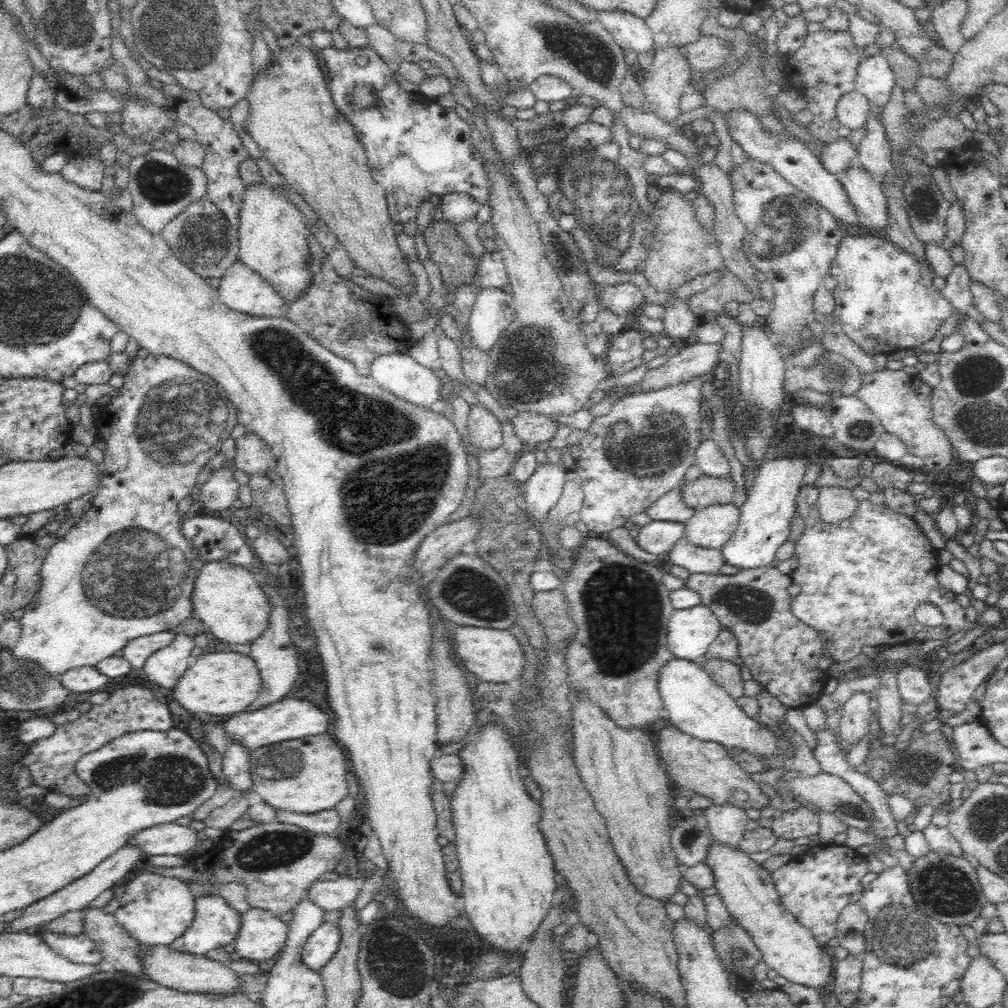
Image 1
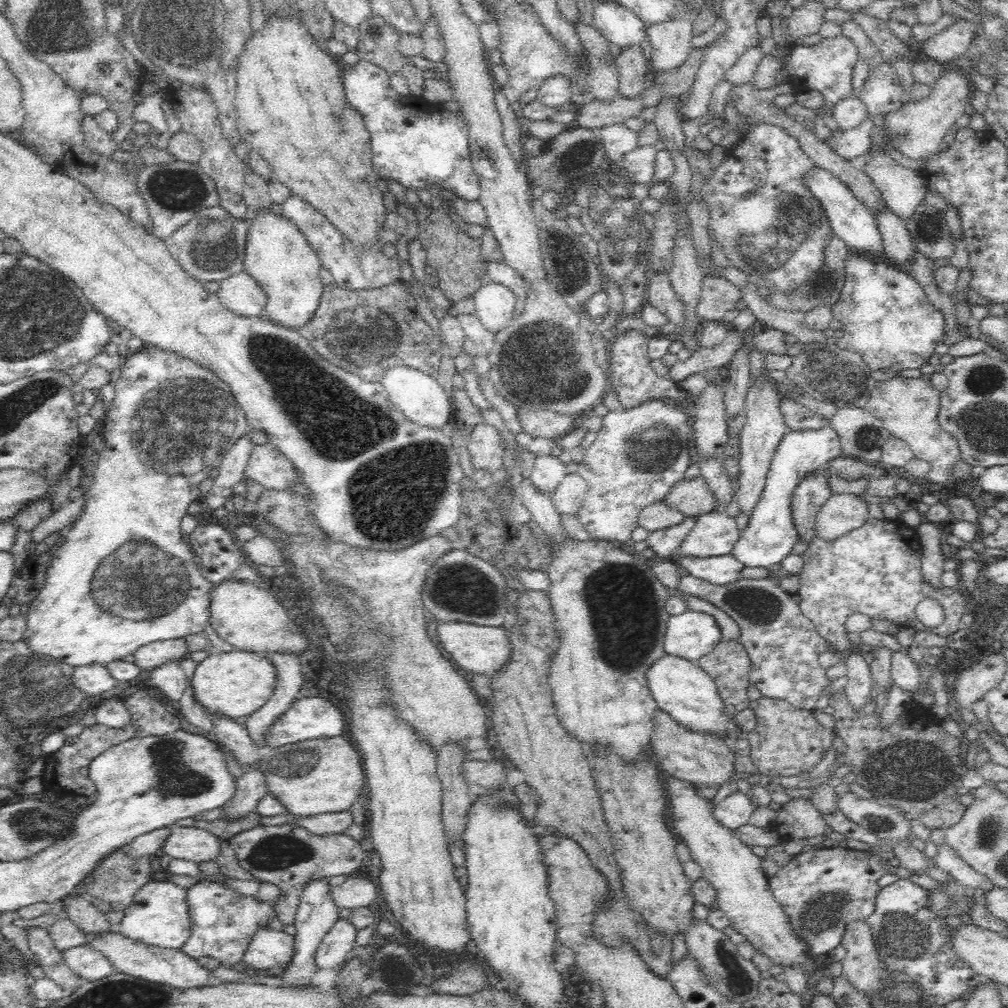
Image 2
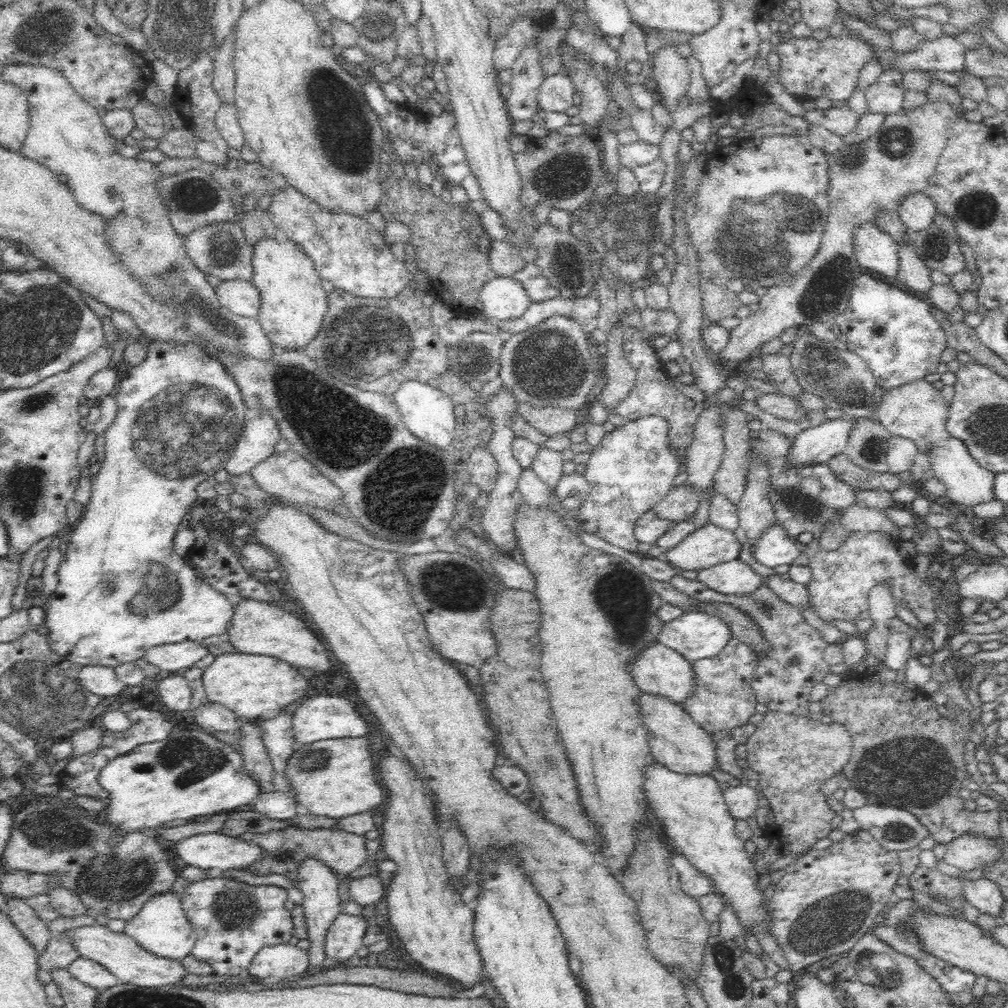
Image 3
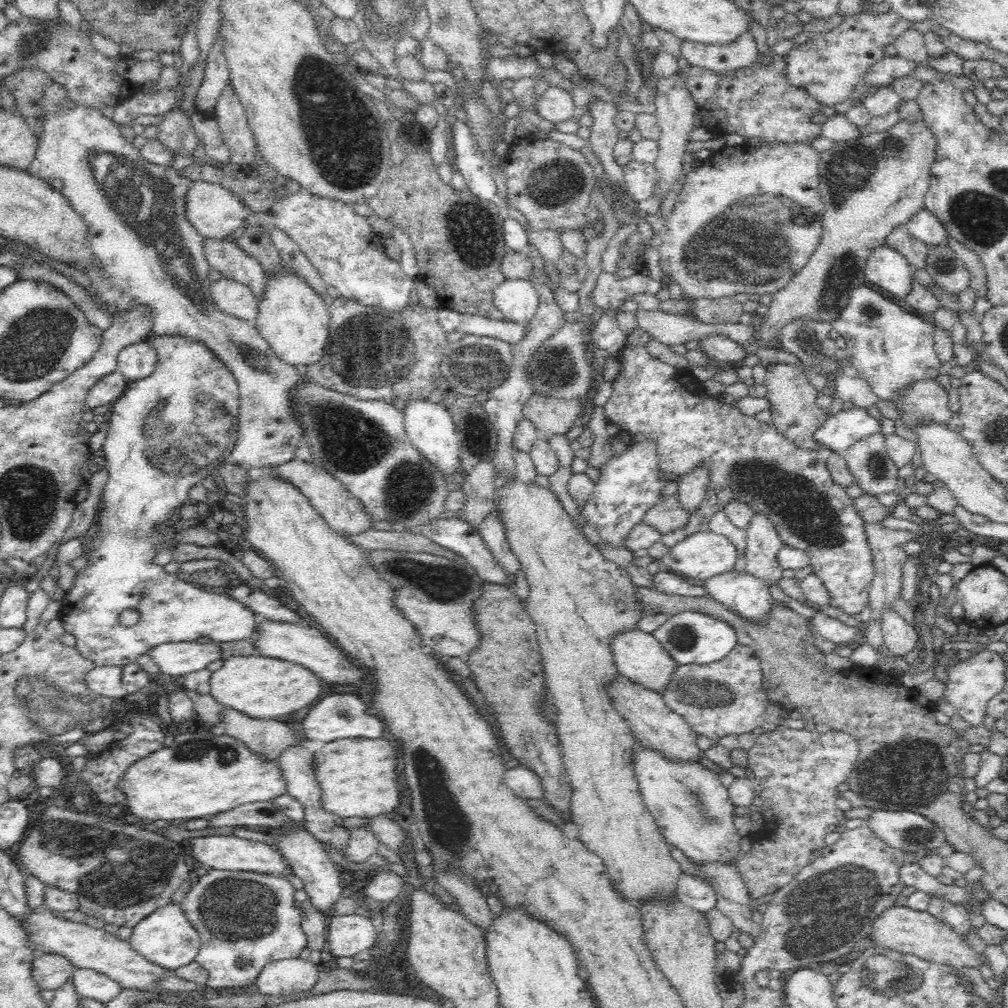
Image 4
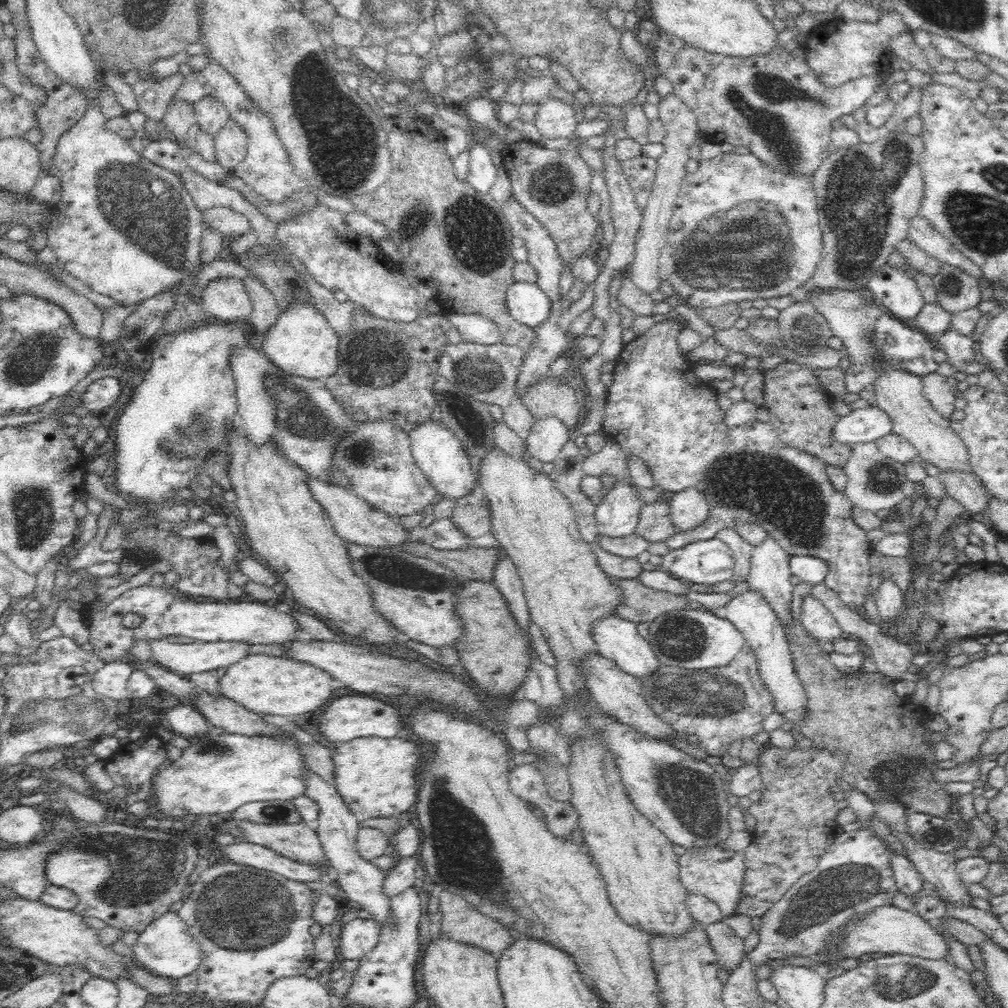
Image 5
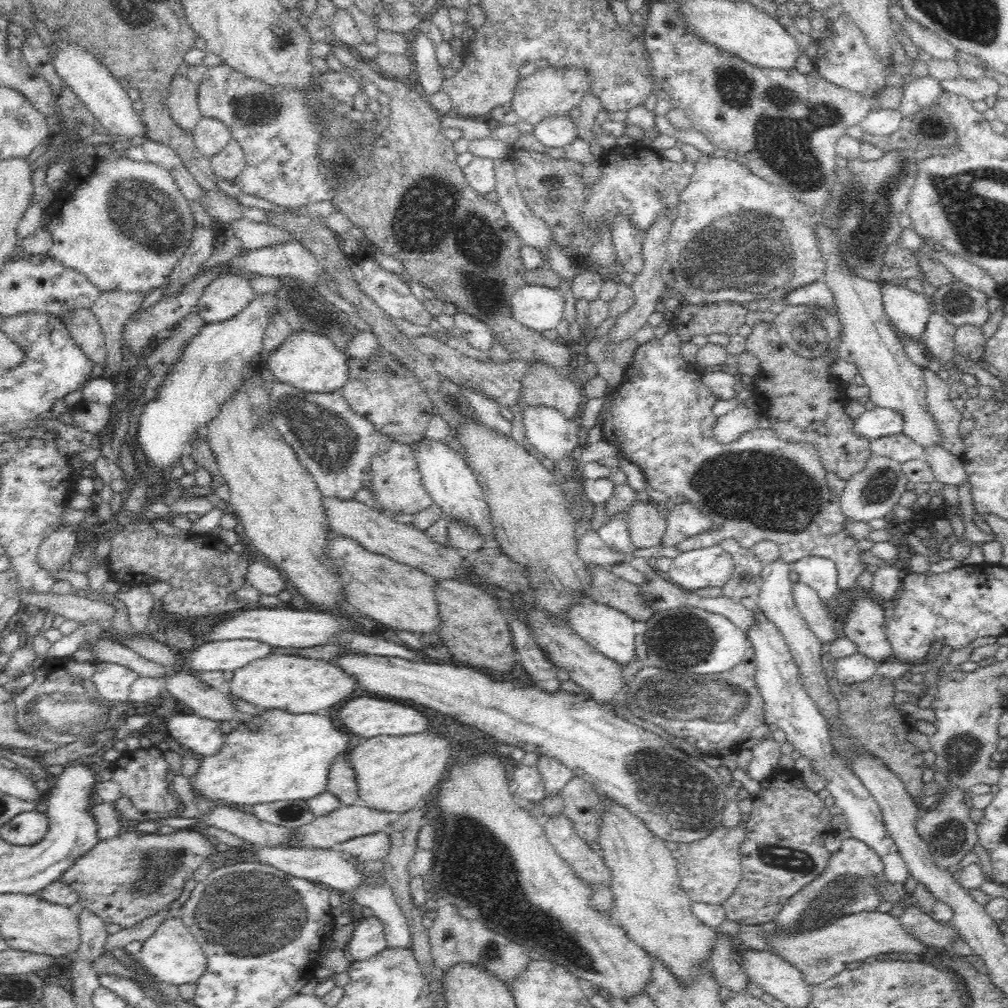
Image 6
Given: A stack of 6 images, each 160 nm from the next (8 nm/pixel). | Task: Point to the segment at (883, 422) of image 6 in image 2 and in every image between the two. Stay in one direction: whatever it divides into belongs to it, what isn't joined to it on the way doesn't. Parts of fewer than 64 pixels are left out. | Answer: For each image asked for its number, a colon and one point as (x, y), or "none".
2: (770, 535)
3: (818, 444)
4: (844, 428)
5: (863, 425)

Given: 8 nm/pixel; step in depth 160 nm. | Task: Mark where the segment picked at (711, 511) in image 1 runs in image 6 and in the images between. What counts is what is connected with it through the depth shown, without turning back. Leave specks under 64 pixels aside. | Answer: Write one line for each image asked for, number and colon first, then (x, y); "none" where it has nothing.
2: (714, 535)
3: (709, 546)
4: (703, 555)
5: (708, 562)
6: (711, 567)

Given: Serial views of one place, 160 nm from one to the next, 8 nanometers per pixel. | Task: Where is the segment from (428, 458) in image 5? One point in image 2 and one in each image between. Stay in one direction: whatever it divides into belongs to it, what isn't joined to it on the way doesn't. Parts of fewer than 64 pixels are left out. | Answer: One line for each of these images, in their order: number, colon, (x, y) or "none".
2: (418, 396)
3: (429, 415)
4: (431, 431)

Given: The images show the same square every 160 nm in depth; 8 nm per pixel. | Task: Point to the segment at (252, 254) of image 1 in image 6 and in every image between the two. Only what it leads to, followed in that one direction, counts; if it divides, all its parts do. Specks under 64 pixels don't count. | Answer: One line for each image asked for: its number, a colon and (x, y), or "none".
2: (278, 257)
3: (293, 304)
4: (292, 318)
5: (302, 343)
6: (309, 362)

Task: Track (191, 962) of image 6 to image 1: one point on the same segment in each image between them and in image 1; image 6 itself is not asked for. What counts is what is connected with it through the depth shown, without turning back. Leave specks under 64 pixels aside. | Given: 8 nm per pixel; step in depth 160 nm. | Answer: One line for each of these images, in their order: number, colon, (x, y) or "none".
1: (155, 910)
2: (158, 916)
3: (161, 927)
4: (166, 938)
5: (166, 948)

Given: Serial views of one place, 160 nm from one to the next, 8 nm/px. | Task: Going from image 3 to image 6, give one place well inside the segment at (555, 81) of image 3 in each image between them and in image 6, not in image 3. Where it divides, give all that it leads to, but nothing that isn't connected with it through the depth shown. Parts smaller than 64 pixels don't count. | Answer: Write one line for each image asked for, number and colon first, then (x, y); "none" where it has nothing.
4: (555, 106)
5: (555, 120)
6: (555, 132)

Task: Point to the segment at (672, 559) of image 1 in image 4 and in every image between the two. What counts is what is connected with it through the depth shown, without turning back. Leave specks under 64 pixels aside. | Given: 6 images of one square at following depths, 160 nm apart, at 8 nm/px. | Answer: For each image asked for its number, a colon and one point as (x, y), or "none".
2: (721, 571)
3: (735, 578)
4: (746, 596)

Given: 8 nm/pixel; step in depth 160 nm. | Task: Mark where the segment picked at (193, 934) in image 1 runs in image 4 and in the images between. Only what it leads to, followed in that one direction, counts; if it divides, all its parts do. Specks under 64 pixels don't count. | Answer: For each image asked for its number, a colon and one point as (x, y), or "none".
2: (223, 922)
3: (233, 920)
4: (245, 919)

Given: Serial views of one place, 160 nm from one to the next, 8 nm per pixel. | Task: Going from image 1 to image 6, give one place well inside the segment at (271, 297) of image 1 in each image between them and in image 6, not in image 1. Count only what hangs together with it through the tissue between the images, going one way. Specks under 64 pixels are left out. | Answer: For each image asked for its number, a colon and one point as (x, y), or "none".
2: (241, 295)
3: (235, 297)
4: (234, 299)
5: (225, 299)
6: (227, 295)

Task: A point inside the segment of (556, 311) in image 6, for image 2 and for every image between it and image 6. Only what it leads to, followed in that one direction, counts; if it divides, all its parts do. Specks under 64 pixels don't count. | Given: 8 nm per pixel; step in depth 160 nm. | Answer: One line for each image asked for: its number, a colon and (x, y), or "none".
2: (494, 303)
3: (504, 298)
4: (518, 301)
5: (527, 303)

